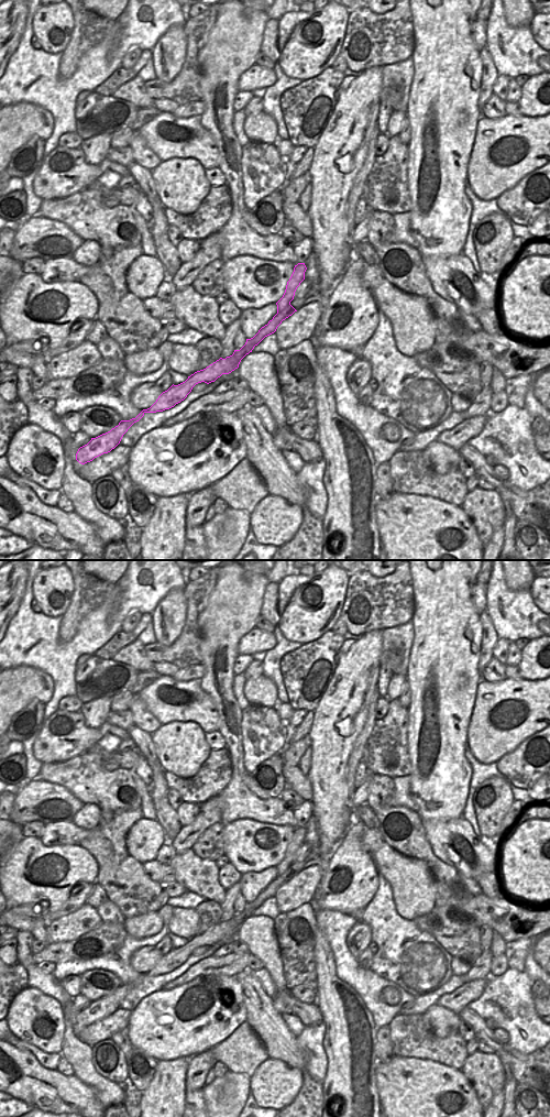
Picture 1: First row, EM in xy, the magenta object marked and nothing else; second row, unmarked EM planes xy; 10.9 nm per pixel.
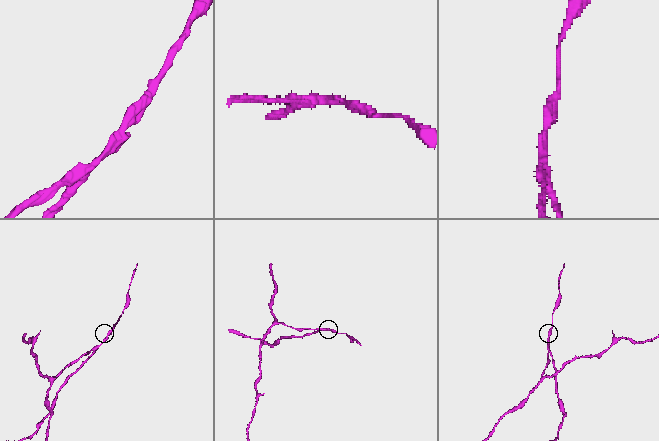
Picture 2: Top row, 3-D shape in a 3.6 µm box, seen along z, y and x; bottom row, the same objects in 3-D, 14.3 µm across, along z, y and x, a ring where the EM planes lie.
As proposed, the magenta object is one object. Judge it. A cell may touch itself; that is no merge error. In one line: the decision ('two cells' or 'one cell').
two cells

